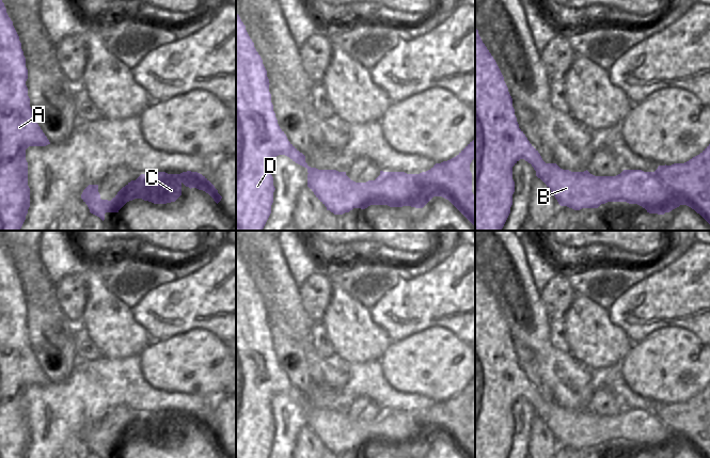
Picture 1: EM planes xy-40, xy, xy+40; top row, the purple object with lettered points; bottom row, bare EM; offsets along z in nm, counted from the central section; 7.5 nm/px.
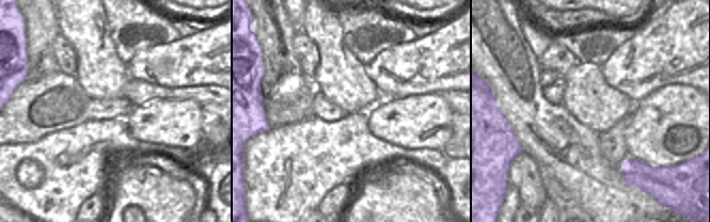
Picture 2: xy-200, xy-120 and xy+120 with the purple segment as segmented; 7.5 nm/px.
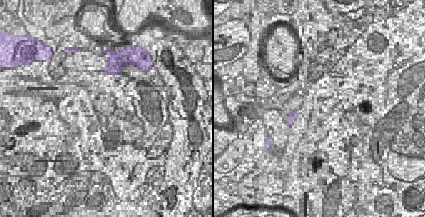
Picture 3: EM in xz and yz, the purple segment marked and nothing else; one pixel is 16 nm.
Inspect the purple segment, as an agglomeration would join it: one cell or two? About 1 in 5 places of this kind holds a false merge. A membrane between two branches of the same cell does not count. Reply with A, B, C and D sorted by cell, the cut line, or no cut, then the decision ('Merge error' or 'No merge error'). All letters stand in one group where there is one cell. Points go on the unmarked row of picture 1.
Groups: A D / B C. Split along xy+40 (558, 406), (553, 408), (542, 420). Merge error

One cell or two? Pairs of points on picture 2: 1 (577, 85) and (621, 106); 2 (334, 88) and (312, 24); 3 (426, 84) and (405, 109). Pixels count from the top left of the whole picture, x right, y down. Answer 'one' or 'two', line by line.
1: one
2: one
3: two

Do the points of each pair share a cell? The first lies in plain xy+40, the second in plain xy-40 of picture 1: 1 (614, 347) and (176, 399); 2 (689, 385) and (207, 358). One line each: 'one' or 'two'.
1: two
2: one

